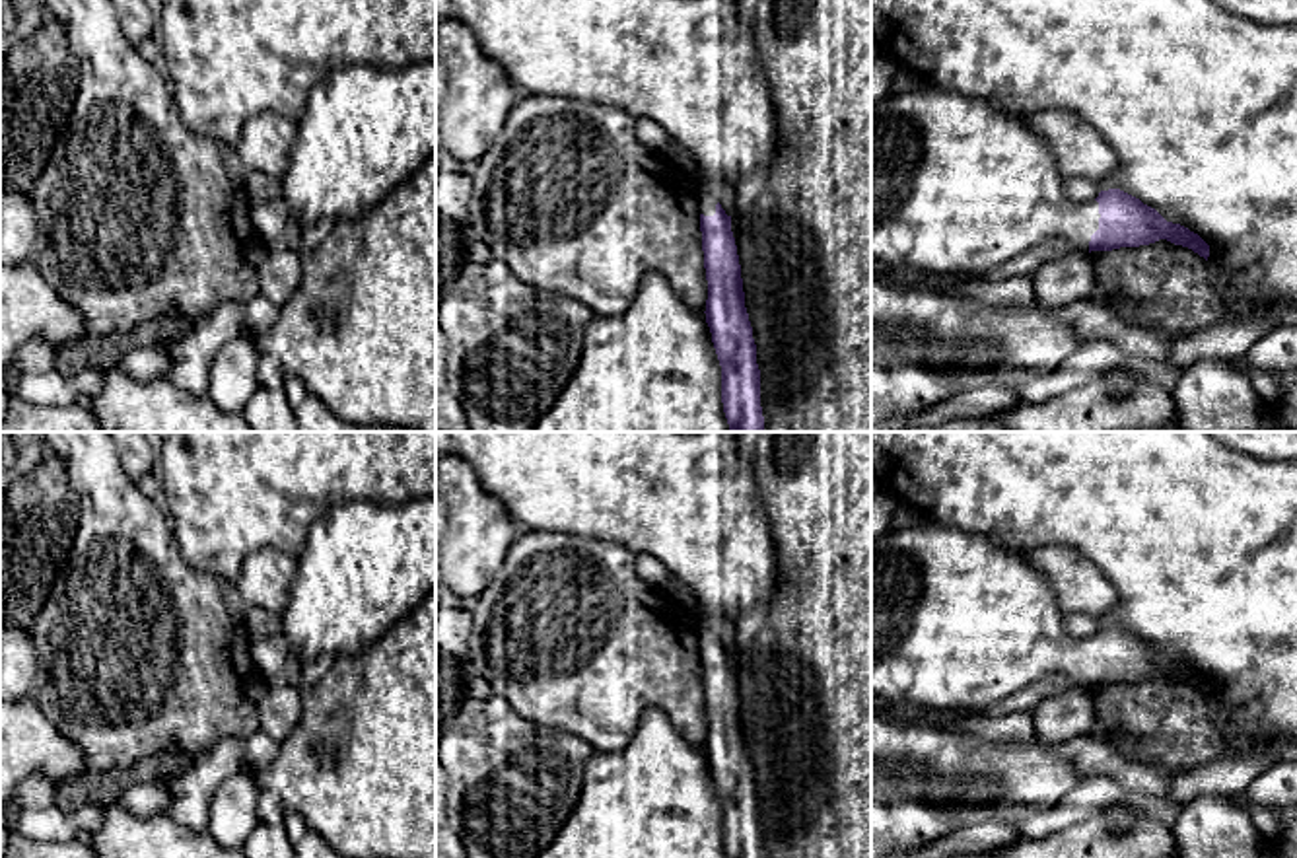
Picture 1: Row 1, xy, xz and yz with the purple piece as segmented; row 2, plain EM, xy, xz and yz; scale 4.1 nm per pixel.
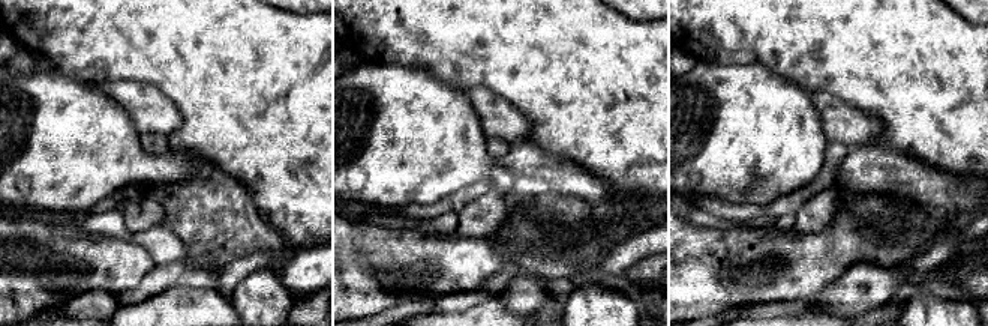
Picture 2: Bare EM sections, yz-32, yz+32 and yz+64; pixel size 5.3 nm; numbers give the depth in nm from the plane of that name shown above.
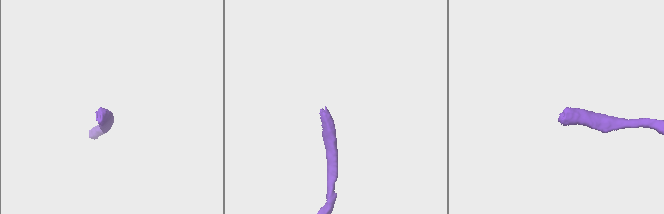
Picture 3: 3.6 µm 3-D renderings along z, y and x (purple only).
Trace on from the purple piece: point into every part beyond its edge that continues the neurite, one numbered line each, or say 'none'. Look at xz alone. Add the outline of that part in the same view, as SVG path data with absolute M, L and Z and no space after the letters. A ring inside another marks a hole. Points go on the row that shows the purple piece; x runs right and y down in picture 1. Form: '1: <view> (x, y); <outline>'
1: xz (693, 67); M436 0L436 19L441 18L465 23L521 93L603 101L661 125L679 152L677 167L694 181L704 216L714 216L718 204L710 179L735 185L745 175L768 173L782 152L756 37L737 16L735 0Z

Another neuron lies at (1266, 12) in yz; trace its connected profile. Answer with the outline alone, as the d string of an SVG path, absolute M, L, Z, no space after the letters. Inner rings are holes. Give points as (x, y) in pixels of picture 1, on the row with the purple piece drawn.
M1213 0L1213 2L1260 25L1297 23L1297 0Z

